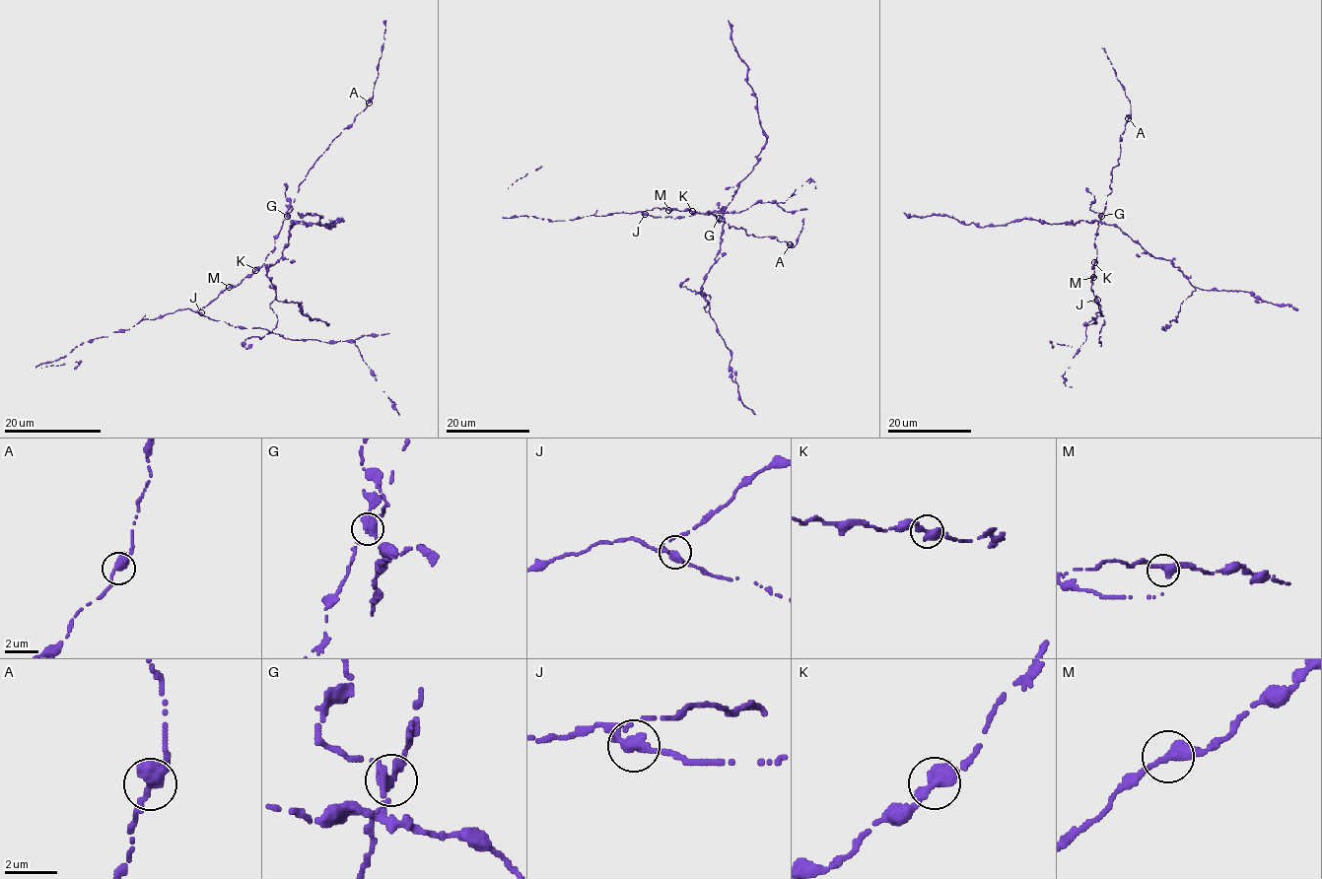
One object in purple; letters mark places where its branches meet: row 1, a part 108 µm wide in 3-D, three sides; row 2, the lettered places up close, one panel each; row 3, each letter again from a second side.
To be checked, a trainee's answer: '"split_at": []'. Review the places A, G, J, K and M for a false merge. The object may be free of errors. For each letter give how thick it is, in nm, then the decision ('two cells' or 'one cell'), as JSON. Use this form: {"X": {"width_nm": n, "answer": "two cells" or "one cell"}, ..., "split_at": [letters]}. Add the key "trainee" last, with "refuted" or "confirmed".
{"A": {"width_nm": 400, "answer": "one cell"}, "G": {"width_nm": 420, "answer": "two cells"}, "J": {"width_nm": 380, "answer": "one cell"}, "K": {"width_nm": 440, "answer": "one cell"}, "M": {"width_nm": 400, "answer": "one cell"}, "split_at": ["G"], "trainee": "refuted"}

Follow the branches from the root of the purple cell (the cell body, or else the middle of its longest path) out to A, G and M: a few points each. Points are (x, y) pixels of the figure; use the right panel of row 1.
A: (1096, 257), (1094, 237), (1107, 195), (1111, 191), (1111, 169), (1119, 165), (1120, 136), (1128, 118)
G: (1096, 257), (1094, 237), (1102, 216)
M: (1096, 257), (1092, 266), (1093, 277)

